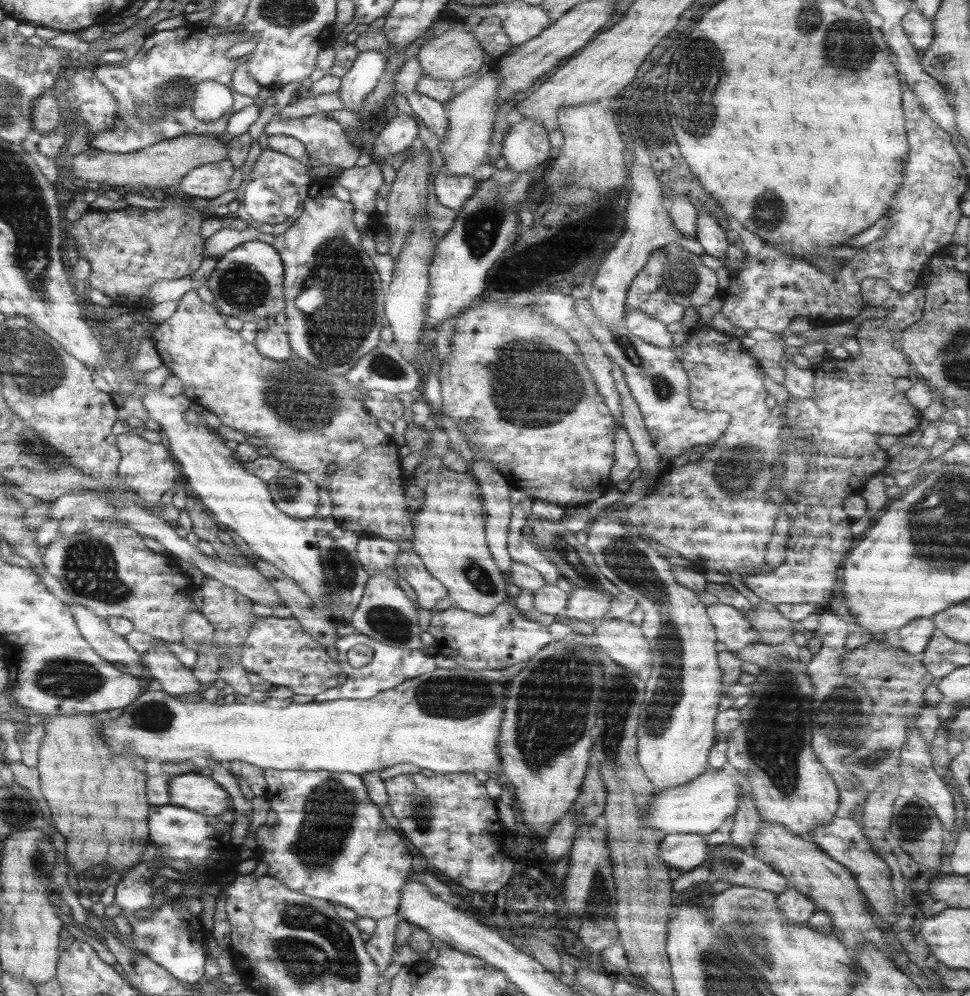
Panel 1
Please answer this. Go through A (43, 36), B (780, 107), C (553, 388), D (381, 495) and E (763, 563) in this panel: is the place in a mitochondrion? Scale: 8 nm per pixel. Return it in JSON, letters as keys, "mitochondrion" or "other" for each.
{"A":"other","B":"other","C":"mitochondrion","D":"other","E":"other"}

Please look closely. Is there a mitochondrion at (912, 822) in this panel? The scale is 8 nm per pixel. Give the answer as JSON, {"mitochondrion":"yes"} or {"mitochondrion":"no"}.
{"mitochondrion":"yes"}

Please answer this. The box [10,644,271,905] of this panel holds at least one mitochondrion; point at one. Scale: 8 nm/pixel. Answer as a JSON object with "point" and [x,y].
{"point":[65,678]}

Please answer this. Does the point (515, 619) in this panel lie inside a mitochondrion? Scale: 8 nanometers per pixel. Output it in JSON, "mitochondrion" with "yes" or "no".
{"mitochondrion":"no"}

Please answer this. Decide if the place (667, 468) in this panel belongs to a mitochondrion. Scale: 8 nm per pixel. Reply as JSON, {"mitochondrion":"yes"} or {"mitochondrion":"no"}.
{"mitochondrion":"no"}

